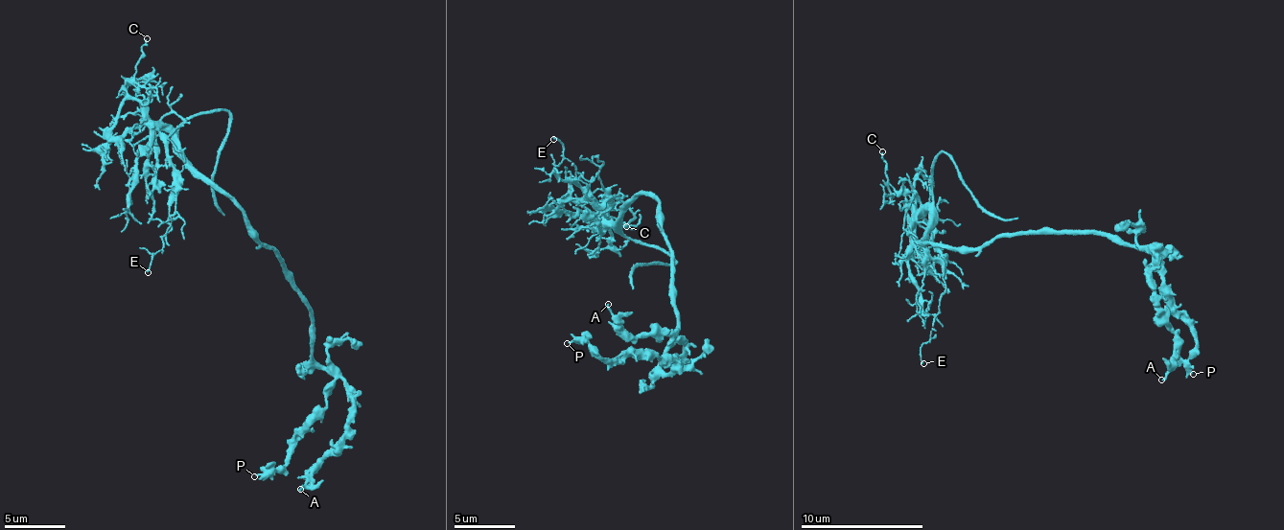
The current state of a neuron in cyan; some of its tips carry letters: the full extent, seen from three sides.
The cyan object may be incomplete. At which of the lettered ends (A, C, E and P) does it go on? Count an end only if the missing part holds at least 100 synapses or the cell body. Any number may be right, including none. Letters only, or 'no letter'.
no letter

